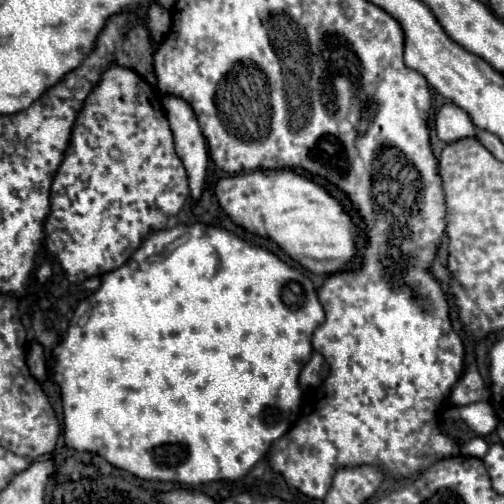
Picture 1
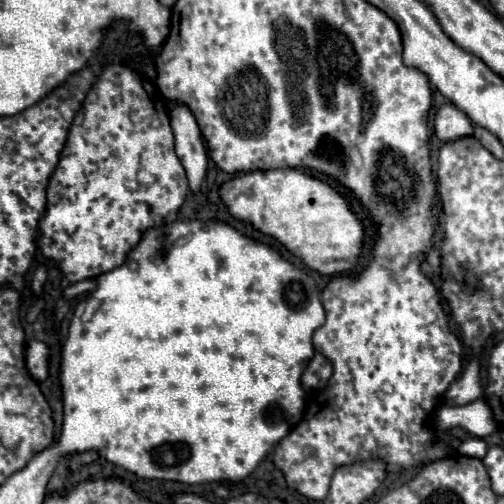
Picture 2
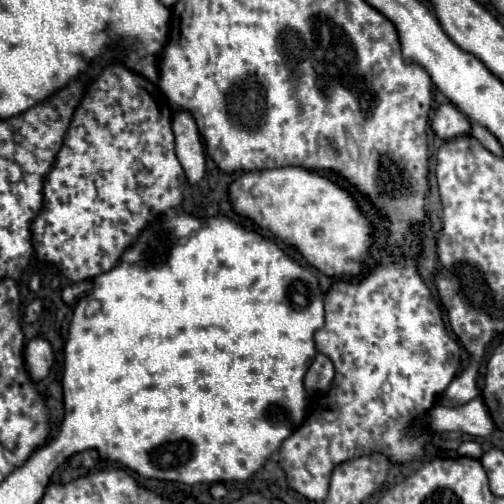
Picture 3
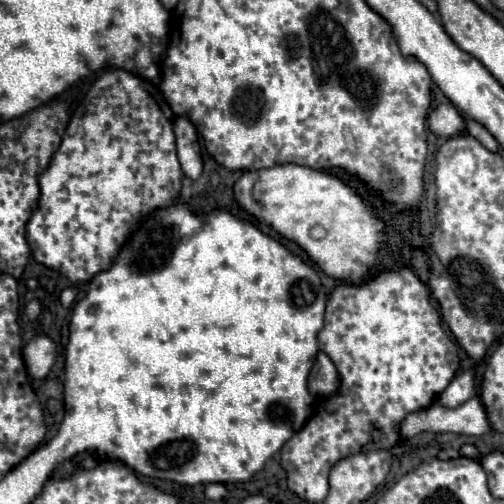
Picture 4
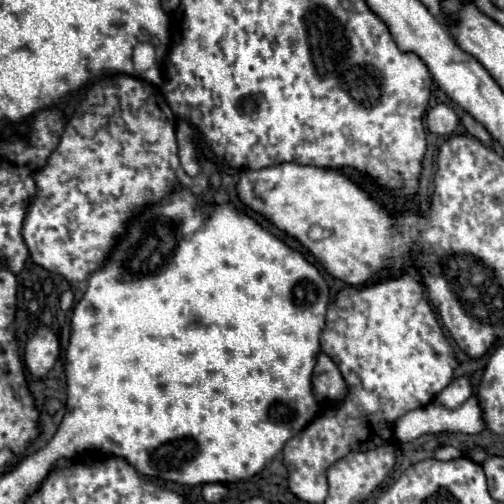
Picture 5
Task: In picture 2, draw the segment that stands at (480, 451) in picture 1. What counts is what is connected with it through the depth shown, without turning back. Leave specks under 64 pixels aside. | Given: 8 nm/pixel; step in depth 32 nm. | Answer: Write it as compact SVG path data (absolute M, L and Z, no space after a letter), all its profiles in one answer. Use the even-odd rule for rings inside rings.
M474 437L462 443L457 451L461 456L482 459L487 452L487 448L483 440Z

